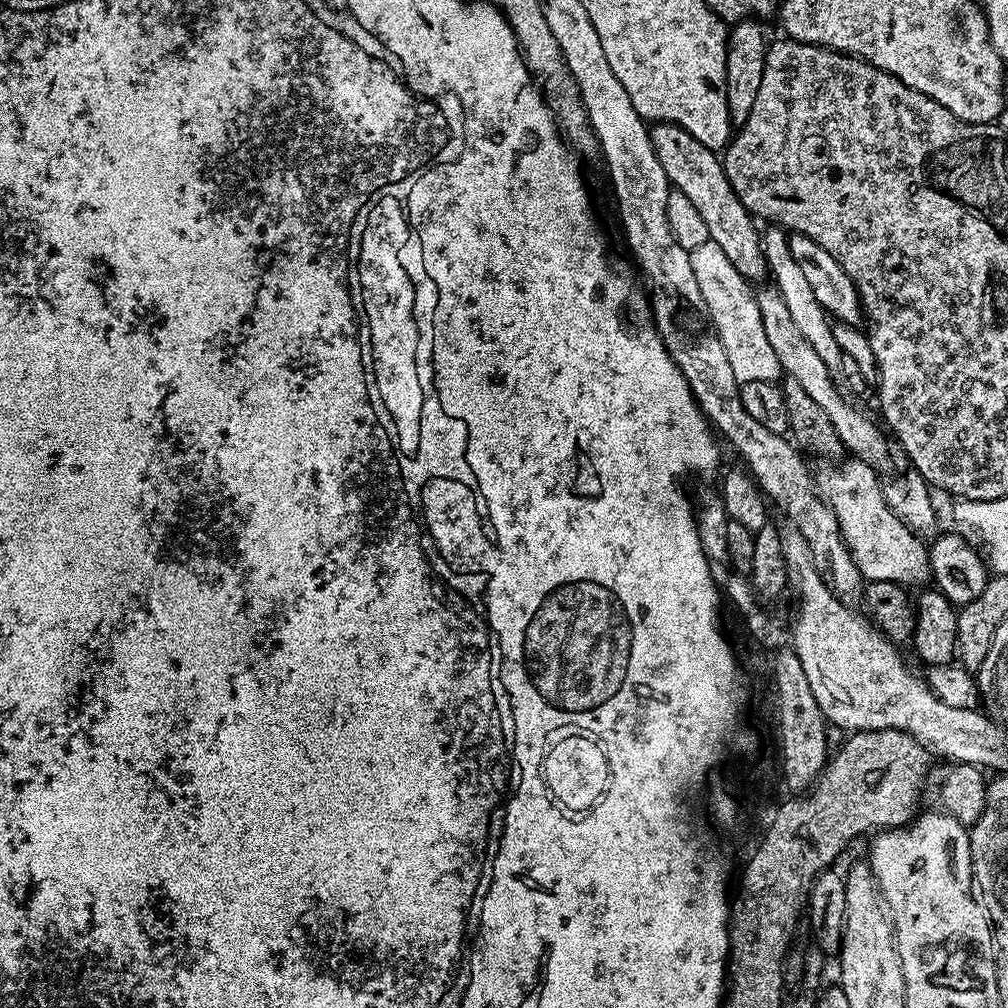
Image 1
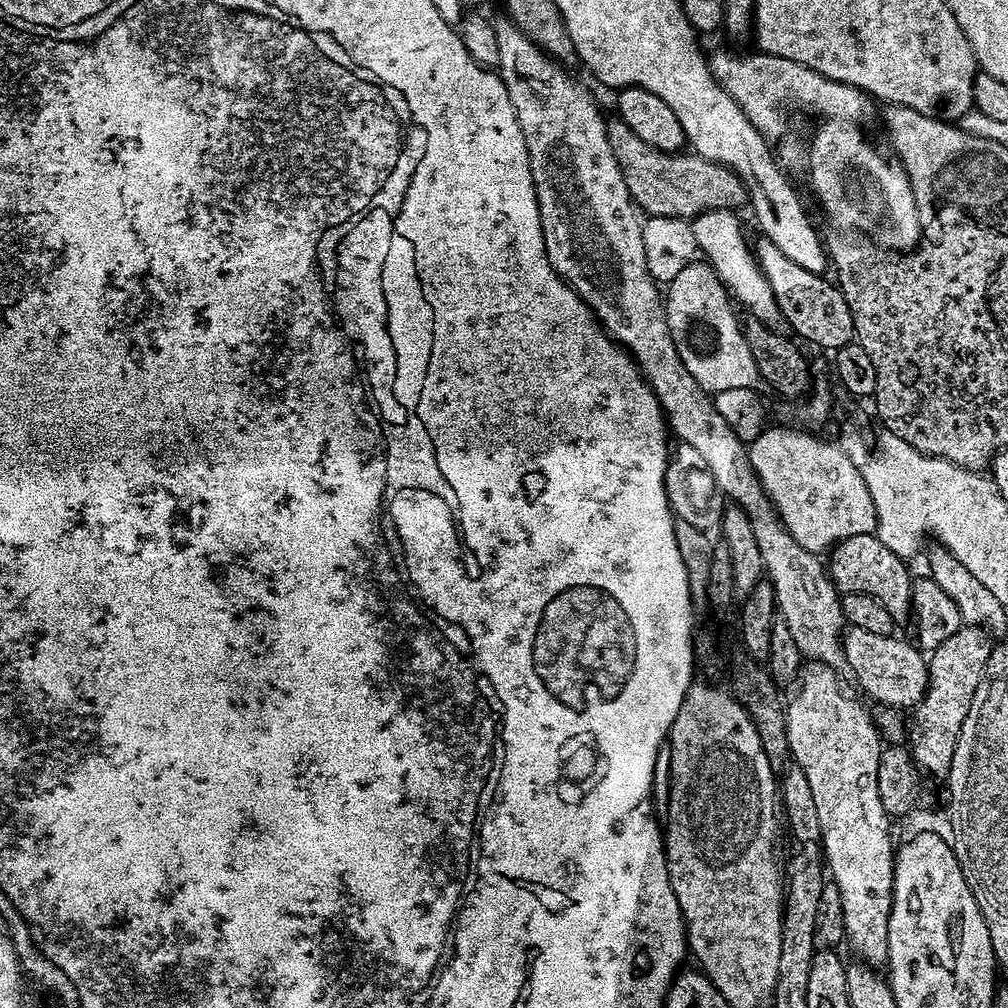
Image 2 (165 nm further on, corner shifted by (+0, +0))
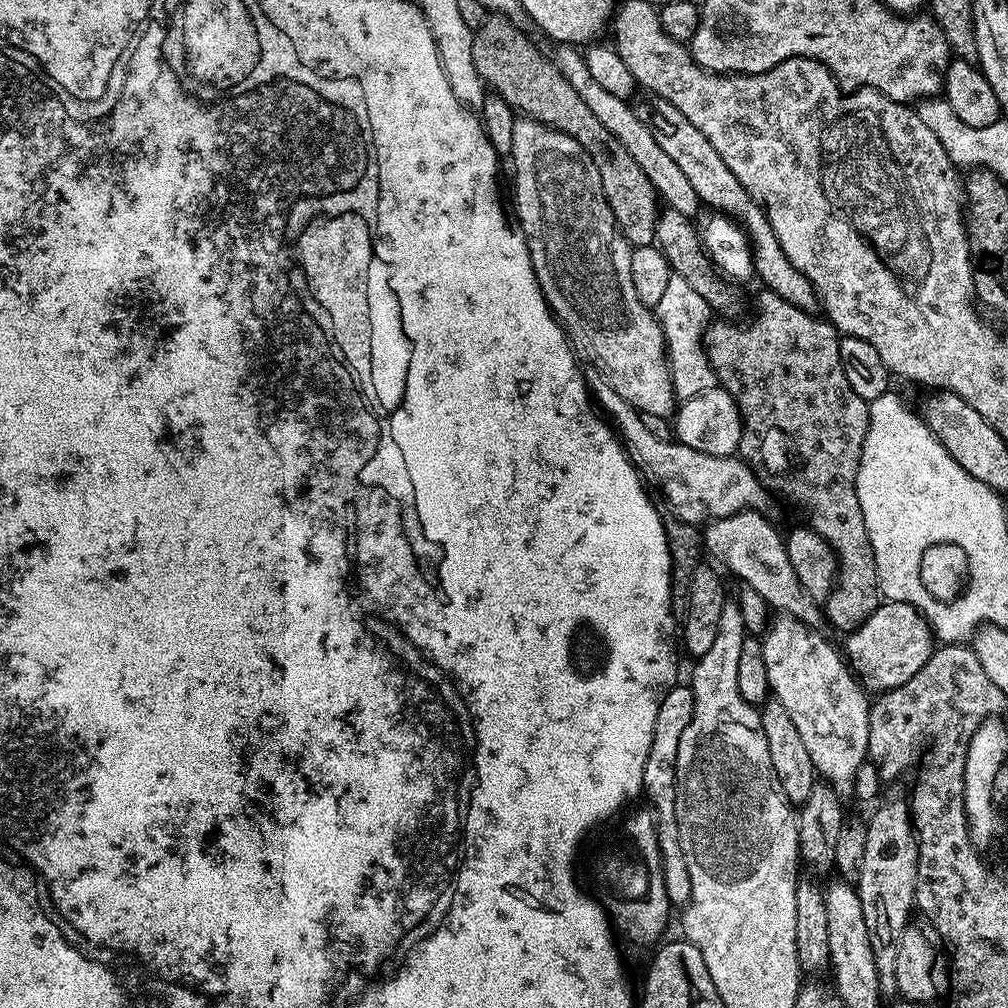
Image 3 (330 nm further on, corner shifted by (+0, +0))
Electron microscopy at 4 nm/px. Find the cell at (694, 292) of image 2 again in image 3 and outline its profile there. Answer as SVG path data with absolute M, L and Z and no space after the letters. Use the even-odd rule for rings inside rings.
M673 274L666 282L662 293L662 302L654 309L657 320L664 331L664 347L668 354L668 369L672 375L672 388L681 401L694 398L706 390L717 387L716 372L710 366L708 353L704 350L702 337L710 323L710 309L706 298L686 282L686 278Z

